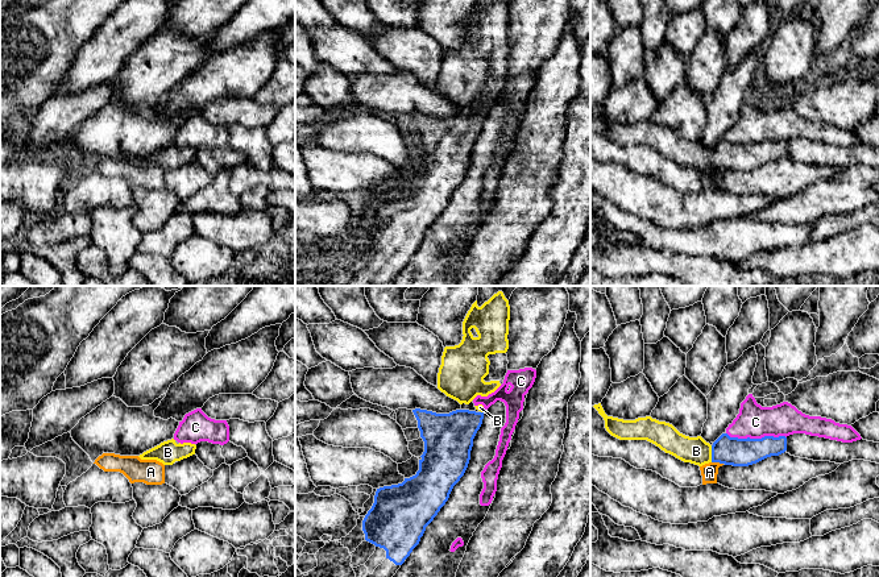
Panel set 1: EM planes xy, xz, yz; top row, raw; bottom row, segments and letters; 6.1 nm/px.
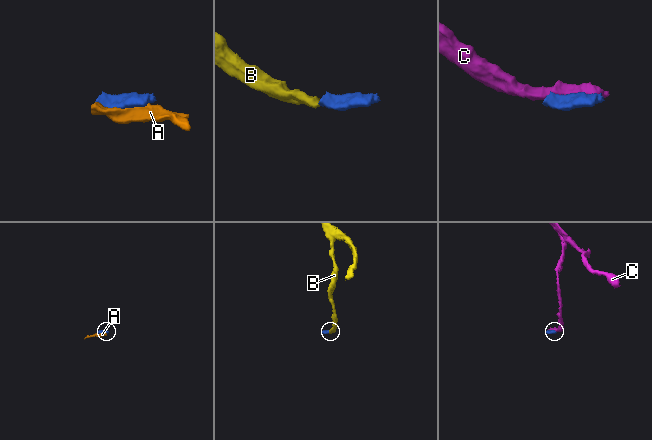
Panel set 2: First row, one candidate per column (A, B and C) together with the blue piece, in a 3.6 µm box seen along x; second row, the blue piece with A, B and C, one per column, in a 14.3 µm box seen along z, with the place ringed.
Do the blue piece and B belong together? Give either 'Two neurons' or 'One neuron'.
One neuron

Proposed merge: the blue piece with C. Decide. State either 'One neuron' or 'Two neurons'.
Two neurons

